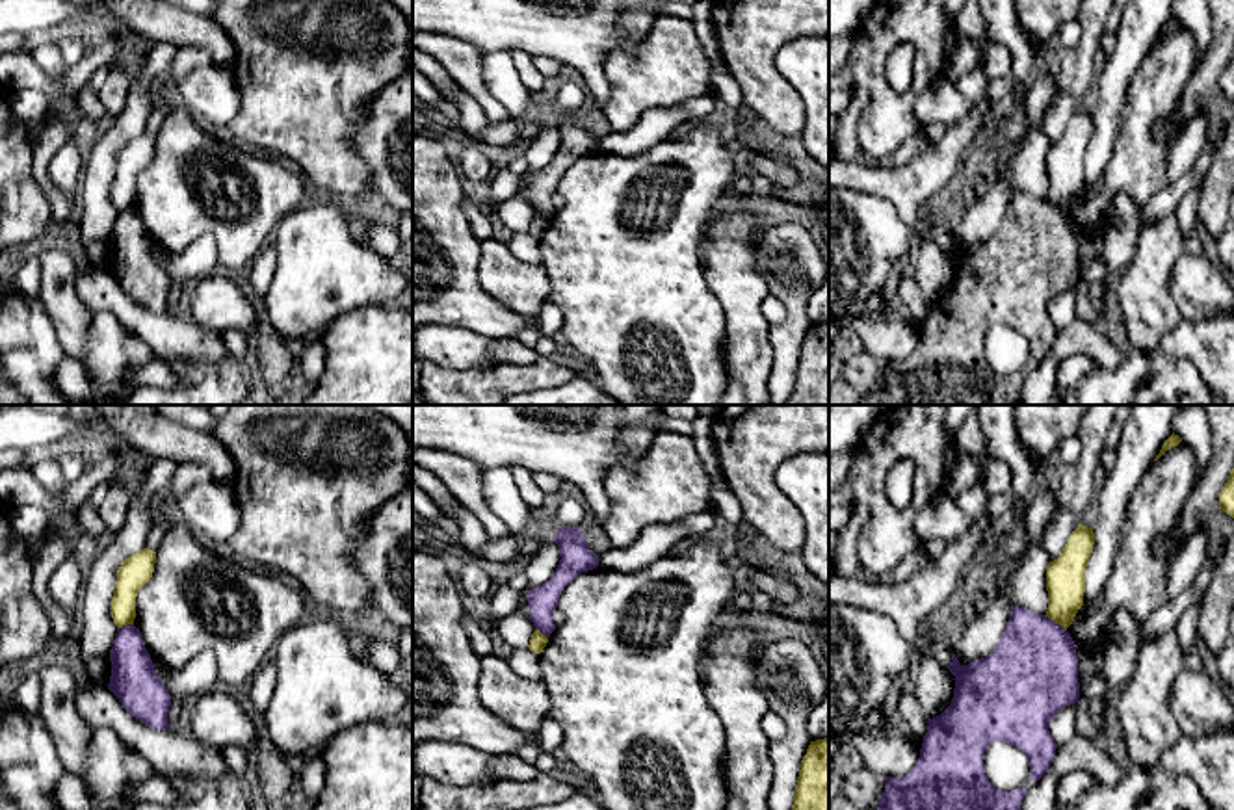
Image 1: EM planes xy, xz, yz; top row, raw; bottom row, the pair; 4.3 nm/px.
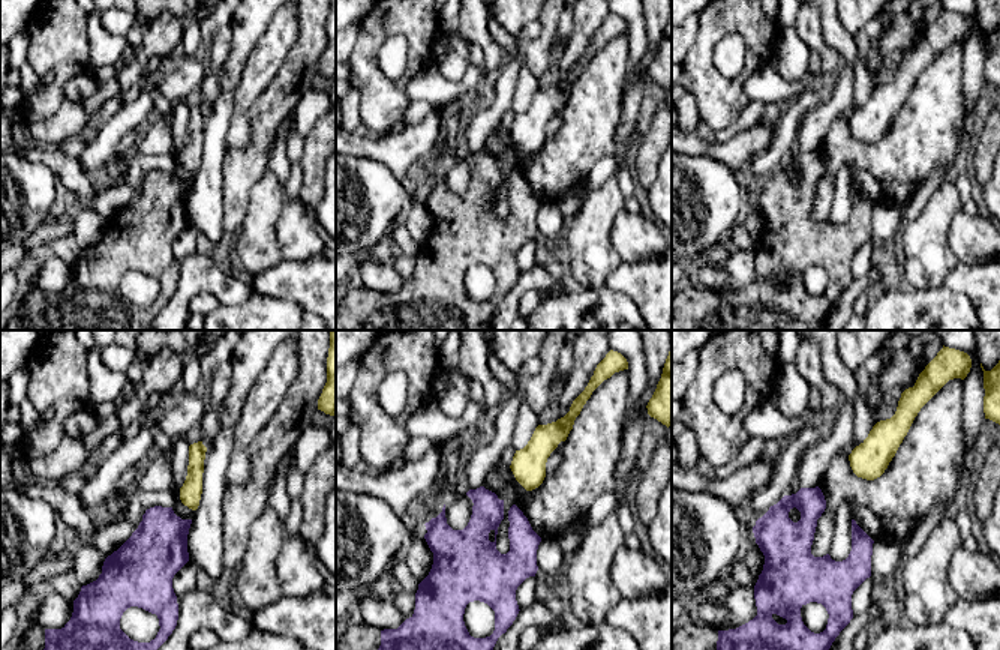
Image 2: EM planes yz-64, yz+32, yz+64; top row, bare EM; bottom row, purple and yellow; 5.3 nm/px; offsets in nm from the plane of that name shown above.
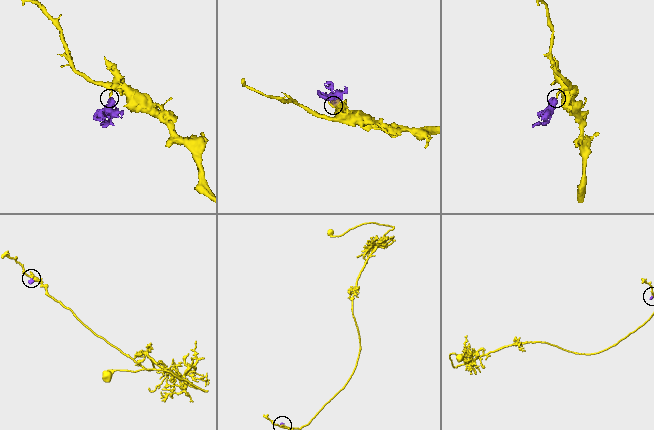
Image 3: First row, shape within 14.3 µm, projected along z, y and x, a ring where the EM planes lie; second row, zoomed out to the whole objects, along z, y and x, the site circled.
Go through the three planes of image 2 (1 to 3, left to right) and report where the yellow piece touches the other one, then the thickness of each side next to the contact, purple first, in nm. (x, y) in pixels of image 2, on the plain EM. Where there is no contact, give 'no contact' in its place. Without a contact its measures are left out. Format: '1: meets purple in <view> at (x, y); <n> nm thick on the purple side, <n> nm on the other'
1: no contact
2: no contact
3: no contact

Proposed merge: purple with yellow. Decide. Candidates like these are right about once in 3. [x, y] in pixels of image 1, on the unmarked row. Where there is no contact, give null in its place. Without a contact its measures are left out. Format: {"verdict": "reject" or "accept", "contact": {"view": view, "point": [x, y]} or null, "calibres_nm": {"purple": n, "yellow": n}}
{"verdict": "reject", "contact": {"view": "yz", "point": [1054, 207]}, "calibres_nm": {"purple": 400, "yellow": 180}}

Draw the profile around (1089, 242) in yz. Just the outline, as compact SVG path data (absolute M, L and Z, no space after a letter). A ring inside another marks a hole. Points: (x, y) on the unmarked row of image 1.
M1087 227L1076 230L1078 240L1078 266L1095 256L1102 256L1104 234L1100 230L1091 230Z

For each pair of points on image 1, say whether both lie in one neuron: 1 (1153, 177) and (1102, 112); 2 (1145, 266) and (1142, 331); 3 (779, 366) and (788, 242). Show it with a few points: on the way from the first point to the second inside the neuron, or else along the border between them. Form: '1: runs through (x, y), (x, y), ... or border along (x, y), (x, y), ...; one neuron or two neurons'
1: border along (1128, 88), (1115, 145), (1102, 171); two neurons
2: runs through (1145, 283), (1142, 314); one neuron
3: runs through (788, 335), (794, 329), (792, 274); one neuron

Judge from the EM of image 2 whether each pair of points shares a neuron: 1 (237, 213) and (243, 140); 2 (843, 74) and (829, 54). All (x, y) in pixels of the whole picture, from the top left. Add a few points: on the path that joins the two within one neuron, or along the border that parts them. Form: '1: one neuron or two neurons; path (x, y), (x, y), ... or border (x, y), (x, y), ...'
1: two neurons; border (249, 113), (251, 141), (227, 149)
2: two neurons; border (841, 68), (835, 74)

